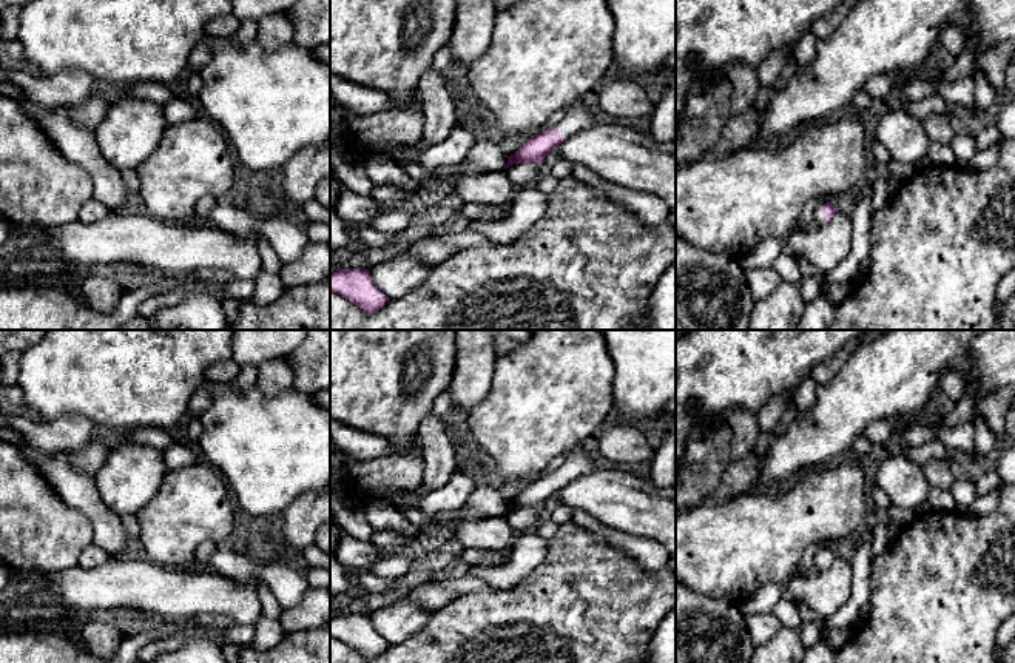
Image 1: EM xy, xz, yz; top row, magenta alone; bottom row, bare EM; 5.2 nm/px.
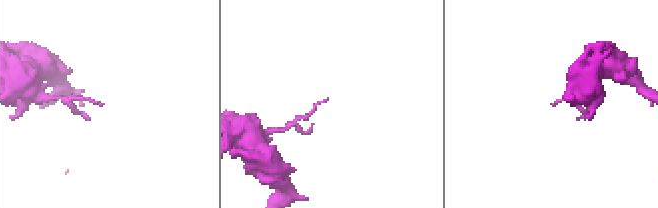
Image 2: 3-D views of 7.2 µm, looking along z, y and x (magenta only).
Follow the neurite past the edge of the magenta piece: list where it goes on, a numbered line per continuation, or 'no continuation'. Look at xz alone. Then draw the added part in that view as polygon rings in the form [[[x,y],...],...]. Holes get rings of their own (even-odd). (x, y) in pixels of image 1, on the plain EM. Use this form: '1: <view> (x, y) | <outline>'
1: xz (583, 461) | [[[580,449],[580,450],[571,452],[566,456],[563,466],[557,469],[557,473],[563,481],[563,484],[569,484],[577,476],[588,475],[600,466],[602,463],[595,458],[592,450]]]

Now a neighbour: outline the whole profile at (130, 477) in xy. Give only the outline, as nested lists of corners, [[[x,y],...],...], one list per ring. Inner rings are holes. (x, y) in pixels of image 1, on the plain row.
[[[119,443],[96,473],[96,484],[102,501],[123,518],[157,493],[167,470],[160,450]]]

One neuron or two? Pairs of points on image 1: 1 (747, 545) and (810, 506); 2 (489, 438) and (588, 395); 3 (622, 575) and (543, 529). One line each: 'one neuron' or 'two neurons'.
1: one neuron
2: one neuron
3: two neurons

